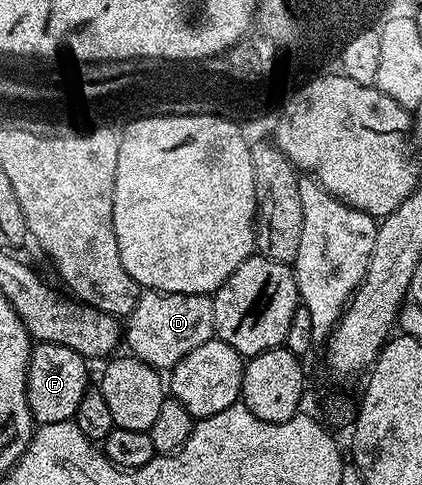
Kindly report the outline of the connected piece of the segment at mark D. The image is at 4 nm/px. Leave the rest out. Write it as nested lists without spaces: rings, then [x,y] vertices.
[[[141,291],[134,310],[126,317],[126,348],[131,355],[157,370],[171,370],[194,346],[213,339],[214,306],[208,294]]]

